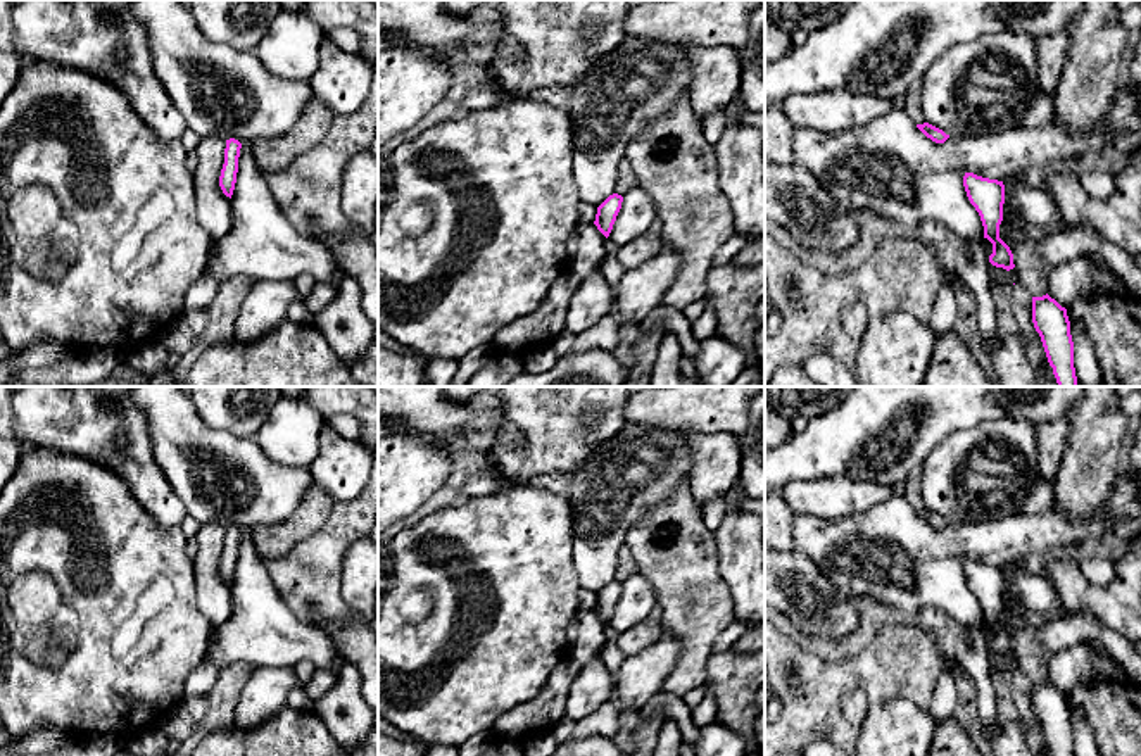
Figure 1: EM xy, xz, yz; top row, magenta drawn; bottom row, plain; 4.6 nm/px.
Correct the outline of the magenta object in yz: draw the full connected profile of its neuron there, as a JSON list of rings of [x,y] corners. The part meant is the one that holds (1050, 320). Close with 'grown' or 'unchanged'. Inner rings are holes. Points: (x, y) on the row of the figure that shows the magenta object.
[[[1048,293],[1032,297],[1032,323],[1041,337],[1058,387],[1077,387],[1074,342],[1067,309]]]; unchanged

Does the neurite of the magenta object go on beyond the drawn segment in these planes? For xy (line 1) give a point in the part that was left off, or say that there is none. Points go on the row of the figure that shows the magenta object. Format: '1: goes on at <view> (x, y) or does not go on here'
1: does not go on here

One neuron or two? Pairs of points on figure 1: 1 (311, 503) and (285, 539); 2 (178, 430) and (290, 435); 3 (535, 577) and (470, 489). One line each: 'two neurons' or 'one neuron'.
1: one neuron
2: two neurons
3: two neurons

